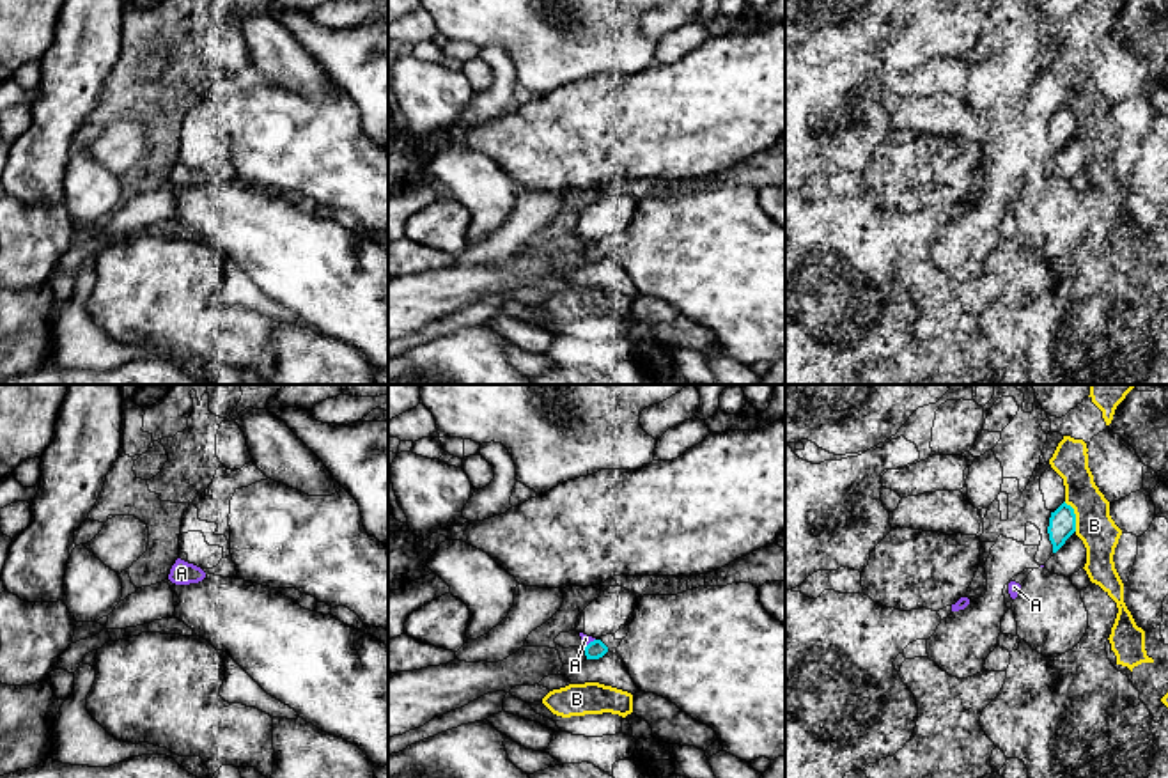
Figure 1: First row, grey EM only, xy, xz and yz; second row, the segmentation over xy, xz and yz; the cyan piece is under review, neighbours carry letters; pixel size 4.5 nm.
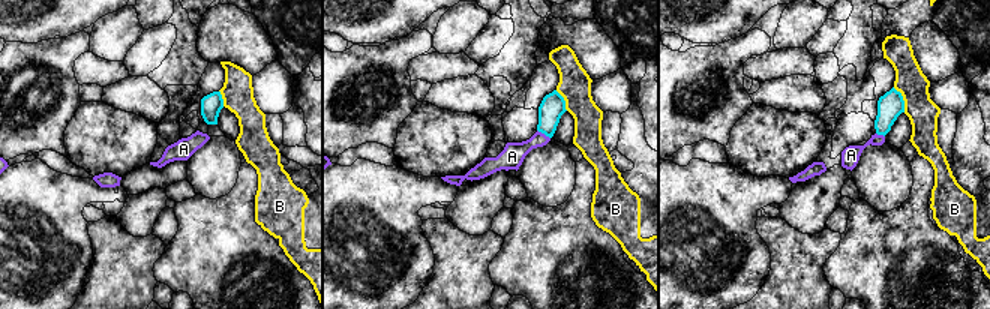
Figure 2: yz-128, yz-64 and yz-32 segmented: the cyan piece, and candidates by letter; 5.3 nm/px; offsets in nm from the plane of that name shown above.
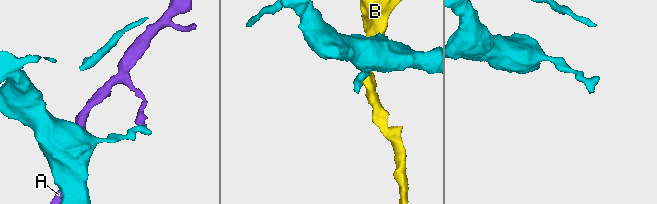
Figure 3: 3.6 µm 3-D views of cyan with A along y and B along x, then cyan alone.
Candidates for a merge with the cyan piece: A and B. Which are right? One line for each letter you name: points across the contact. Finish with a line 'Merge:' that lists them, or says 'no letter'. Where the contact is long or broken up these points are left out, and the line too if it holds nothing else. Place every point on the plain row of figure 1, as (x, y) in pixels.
Merge: no letter

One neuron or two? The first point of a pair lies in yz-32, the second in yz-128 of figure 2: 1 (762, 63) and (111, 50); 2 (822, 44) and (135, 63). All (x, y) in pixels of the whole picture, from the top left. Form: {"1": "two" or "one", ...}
{"1": "two", "2": "one"}

